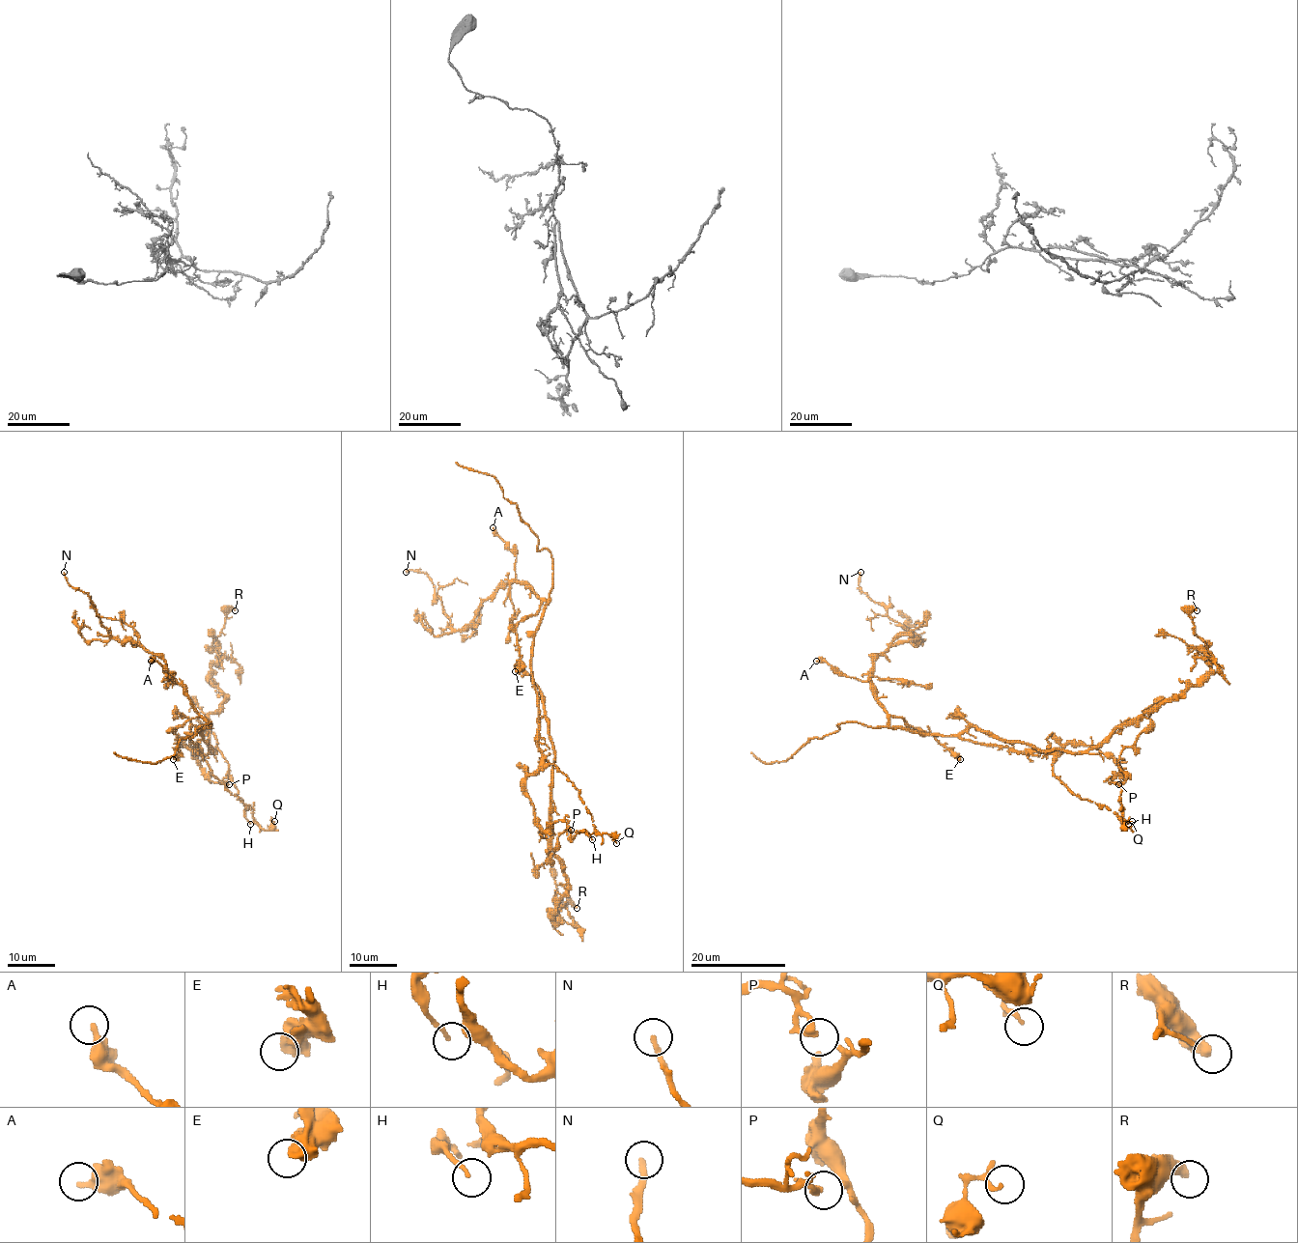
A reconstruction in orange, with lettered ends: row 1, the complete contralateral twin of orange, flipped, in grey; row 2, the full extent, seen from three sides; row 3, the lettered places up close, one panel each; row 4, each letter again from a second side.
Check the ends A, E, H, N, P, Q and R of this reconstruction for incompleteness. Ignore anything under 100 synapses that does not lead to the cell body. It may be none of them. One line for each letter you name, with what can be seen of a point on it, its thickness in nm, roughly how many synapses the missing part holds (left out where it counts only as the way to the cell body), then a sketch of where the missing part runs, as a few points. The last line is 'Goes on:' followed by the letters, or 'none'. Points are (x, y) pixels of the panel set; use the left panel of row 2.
Goes on: none

